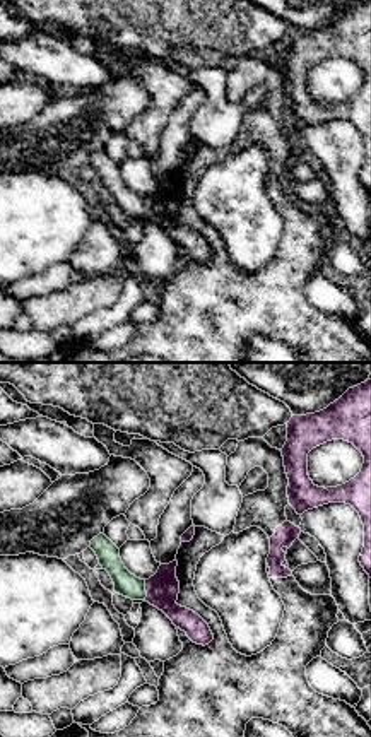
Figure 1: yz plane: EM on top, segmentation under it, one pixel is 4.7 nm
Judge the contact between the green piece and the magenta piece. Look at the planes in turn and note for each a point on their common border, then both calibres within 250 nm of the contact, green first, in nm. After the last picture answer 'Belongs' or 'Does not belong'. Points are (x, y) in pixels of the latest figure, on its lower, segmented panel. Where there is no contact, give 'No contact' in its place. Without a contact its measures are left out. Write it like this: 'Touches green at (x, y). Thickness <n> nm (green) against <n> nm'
Touches green at (144, 590). Thickness 110 nm (green) against 150 nm

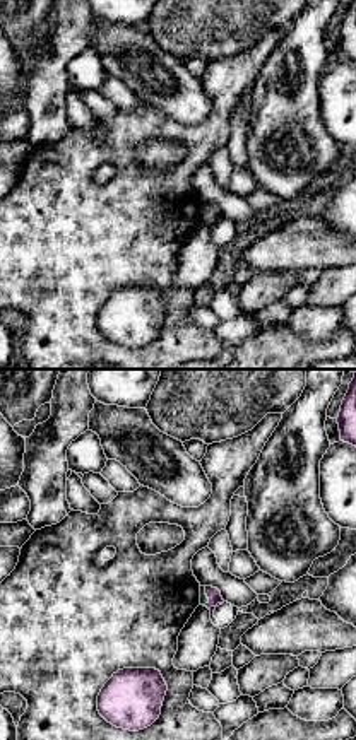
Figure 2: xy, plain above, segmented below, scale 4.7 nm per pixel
Touches green at (206, 597). Thickness 40 nm (green) against 70 nm

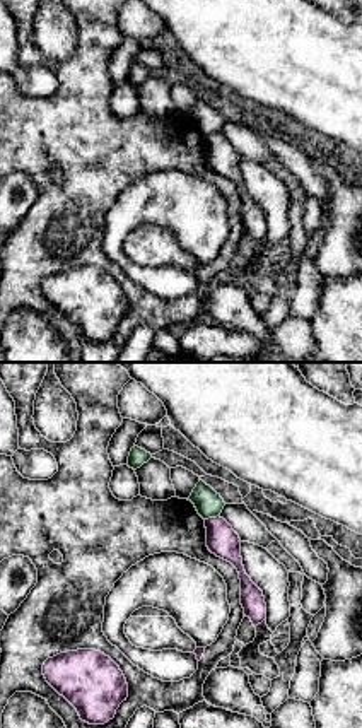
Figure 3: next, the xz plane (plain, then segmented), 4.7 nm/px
Touches green at (212, 516). Thickness 130 nm (green) against 150 nm

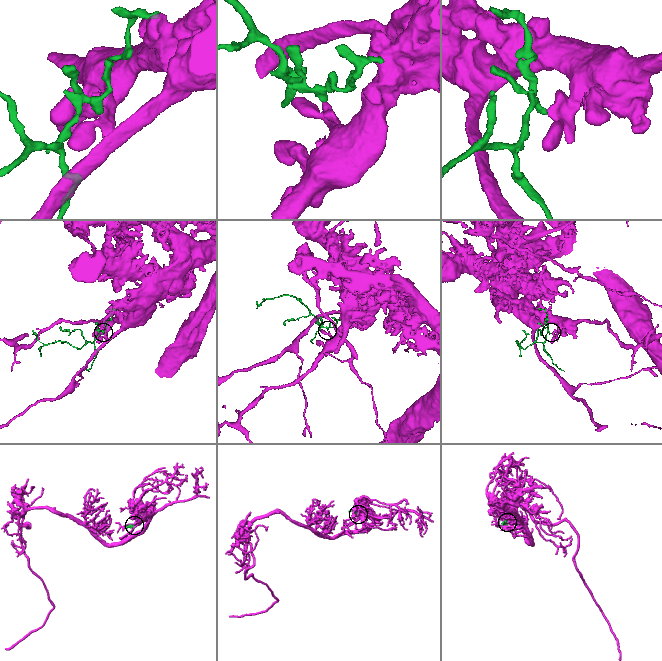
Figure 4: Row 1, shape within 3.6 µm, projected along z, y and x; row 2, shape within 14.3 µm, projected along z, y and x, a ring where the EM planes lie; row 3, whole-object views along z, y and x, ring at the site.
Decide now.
Does not belong

